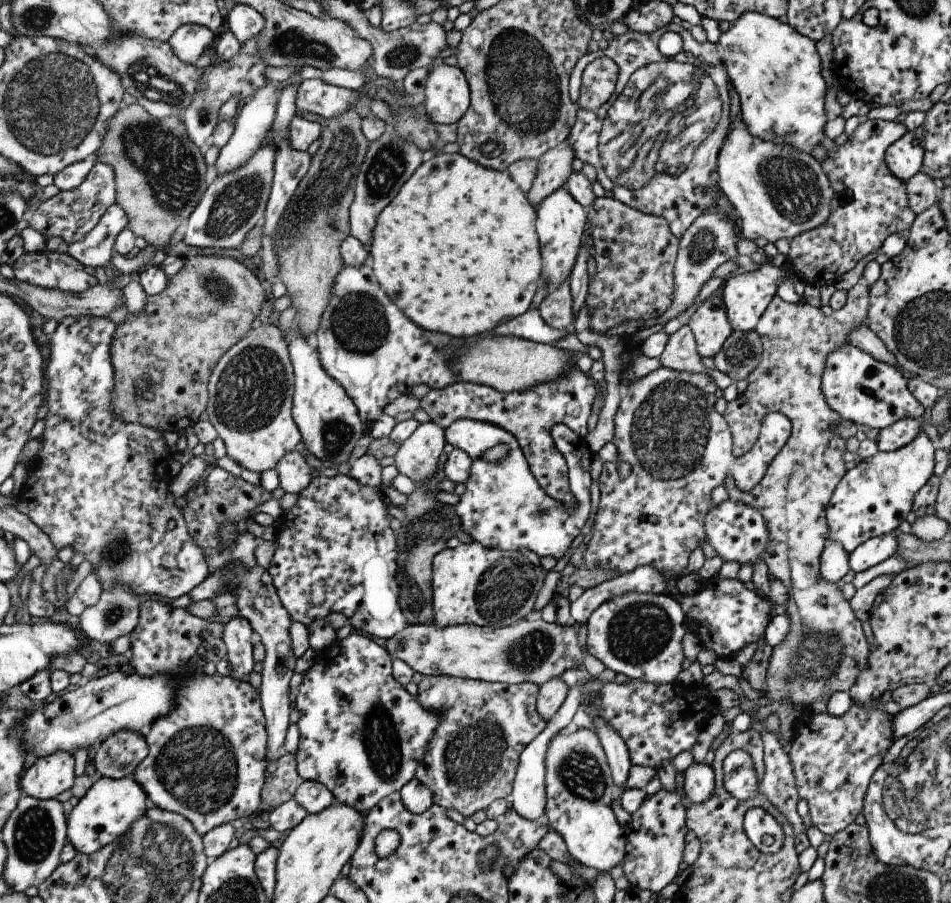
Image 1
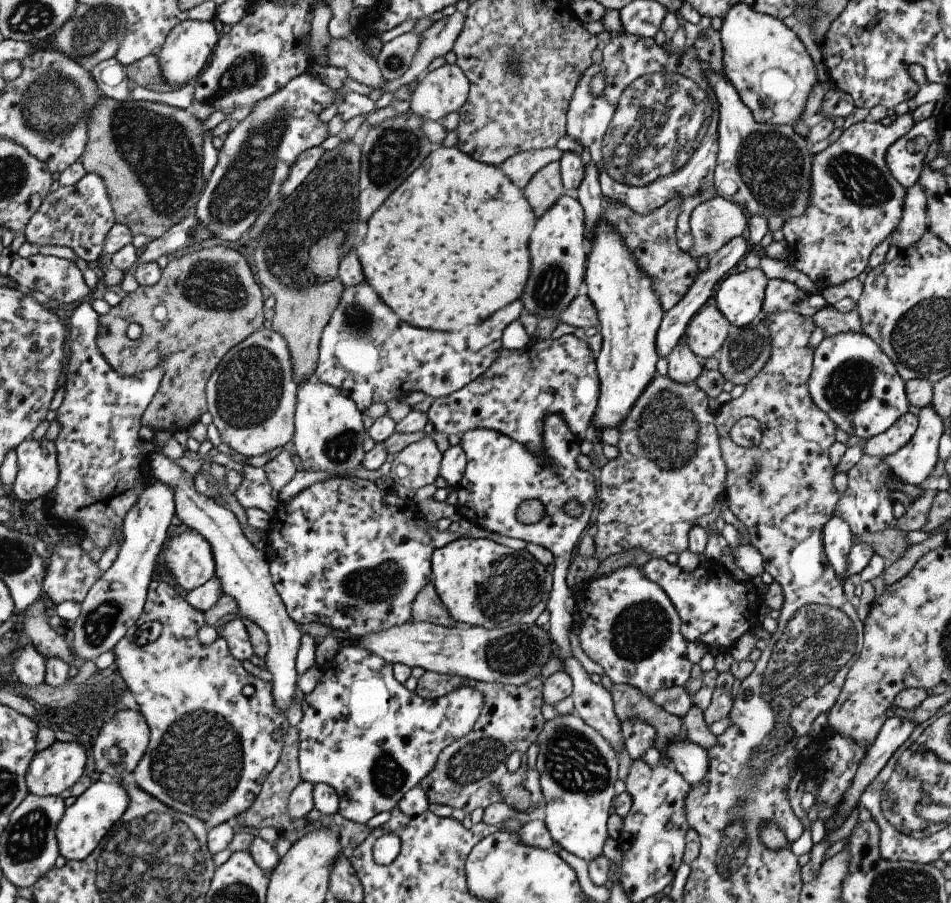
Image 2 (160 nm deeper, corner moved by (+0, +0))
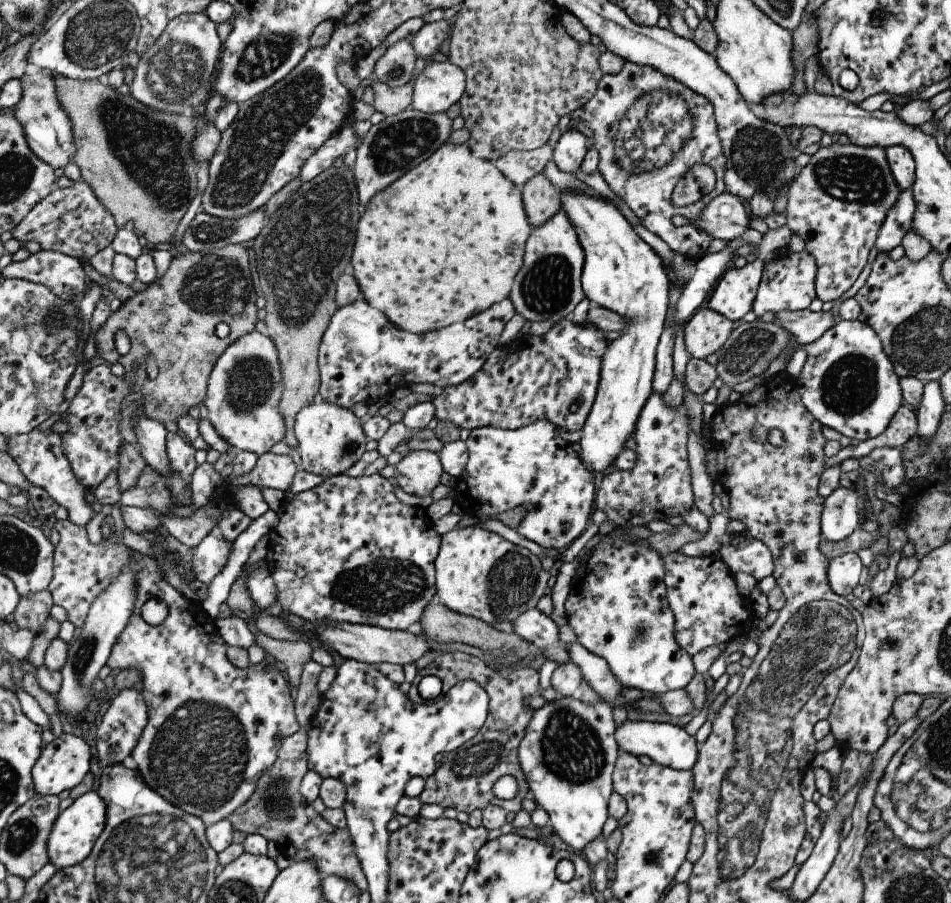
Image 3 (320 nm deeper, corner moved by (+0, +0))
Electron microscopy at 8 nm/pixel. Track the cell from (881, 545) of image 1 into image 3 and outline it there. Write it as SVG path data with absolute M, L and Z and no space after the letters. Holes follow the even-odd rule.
M843 552L828 560L826 581L829 588L840 597L851 594L851 590L862 583L859 578L862 564L857 553Z

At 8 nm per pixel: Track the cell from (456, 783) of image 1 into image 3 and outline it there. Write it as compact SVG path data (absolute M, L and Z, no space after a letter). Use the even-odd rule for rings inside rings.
M459 651L437 652L433 662L427 664L422 670L416 670L406 696L411 702L423 702L417 693L417 684L424 674L439 678L440 692L443 695L459 680L475 681L487 693L488 713L477 734L455 750L445 754L445 763L434 770L431 776L424 778L424 787L418 799L422 804L438 804L443 809L455 809L465 814L475 809L481 811L487 805L493 805L501 807L507 814L513 816L521 810L521 799L529 793L526 778L517 762L516 748L524 735L525 725L529 722L532 709L529 706L521 706L521 700L526 696L539 694L543 680L539 679L534 670L527 667L519 668L503 677L490 669L478 657ZM503 774L511 775L517 781L517 794L508 801L495 798L492 791L493 783Z

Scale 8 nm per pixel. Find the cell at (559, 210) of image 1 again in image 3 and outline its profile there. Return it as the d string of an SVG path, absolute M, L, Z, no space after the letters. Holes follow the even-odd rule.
M559 209L549 220L533 228L524 242L522 265L513 277L508 296L514 312L530 322L541 320L541 322L556 323L560 318L570 317L575 305L584 298L580 285L583 261L584 254L574 228L565 216L564 210Z

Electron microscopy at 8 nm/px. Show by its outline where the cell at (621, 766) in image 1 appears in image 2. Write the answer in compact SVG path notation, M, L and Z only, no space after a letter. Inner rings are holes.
M572 655L560 662L572 680L573 712L591 728L594 728L619 754L624 740L620 722L614 713L612 696L600 682L588 674Z

